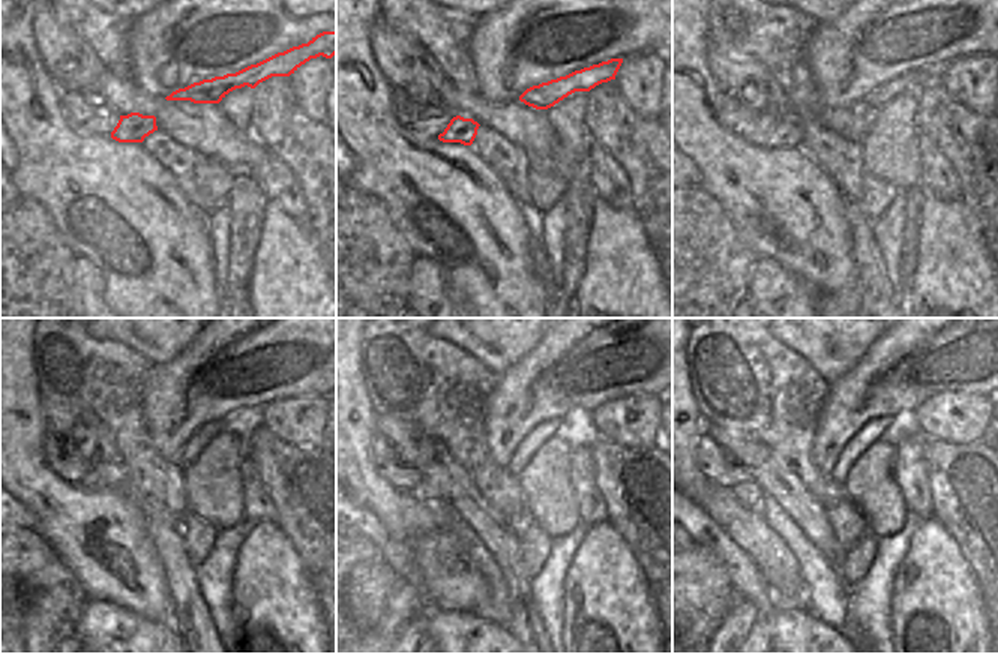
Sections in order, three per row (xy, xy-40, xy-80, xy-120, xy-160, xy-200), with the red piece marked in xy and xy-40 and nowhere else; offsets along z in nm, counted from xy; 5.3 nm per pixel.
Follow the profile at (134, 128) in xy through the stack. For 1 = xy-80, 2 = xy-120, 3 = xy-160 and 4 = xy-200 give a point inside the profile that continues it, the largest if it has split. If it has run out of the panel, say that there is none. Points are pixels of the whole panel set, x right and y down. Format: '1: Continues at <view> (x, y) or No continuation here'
1: Continues at xy-80 (788, 134)
2: Continues at xy-120 (107, 473)
3: Continues at xy-160 (420, 491)
4: Continues at xy-200 (749, 494)

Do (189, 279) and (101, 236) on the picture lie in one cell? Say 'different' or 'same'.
same

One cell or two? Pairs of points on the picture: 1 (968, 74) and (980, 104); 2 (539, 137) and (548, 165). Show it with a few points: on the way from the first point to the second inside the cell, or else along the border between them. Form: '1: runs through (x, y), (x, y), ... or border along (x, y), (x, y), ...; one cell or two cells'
1: runs through (971, 81), (980, 96); one cell
2: border along (548, 123), (557, 138), (556, 150), (532, 158); two cells

